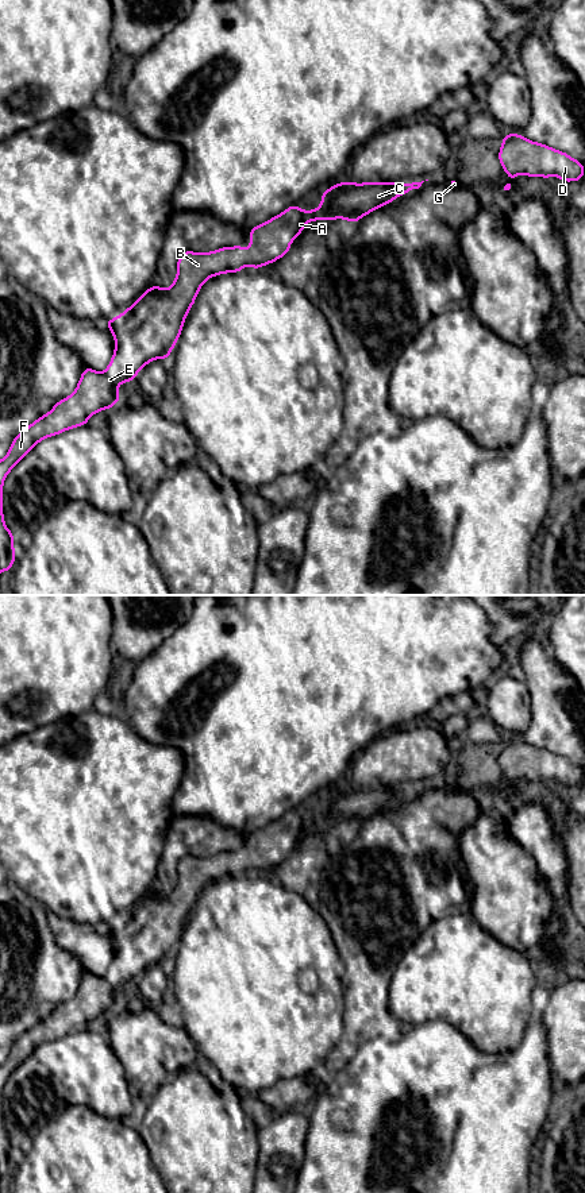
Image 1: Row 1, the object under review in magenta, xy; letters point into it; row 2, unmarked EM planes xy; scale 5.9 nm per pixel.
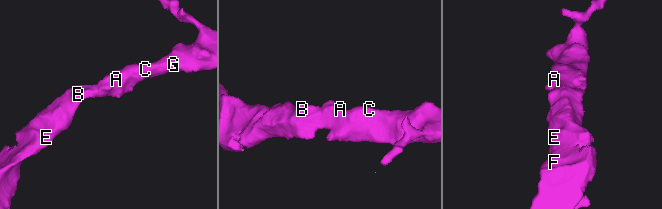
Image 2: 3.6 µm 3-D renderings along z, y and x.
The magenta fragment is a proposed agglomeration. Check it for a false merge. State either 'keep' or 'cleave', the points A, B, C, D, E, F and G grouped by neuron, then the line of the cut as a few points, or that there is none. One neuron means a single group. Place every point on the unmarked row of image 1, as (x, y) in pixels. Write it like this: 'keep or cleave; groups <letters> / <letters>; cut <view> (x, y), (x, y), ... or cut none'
keep; groups A B C D E F G; cut none

